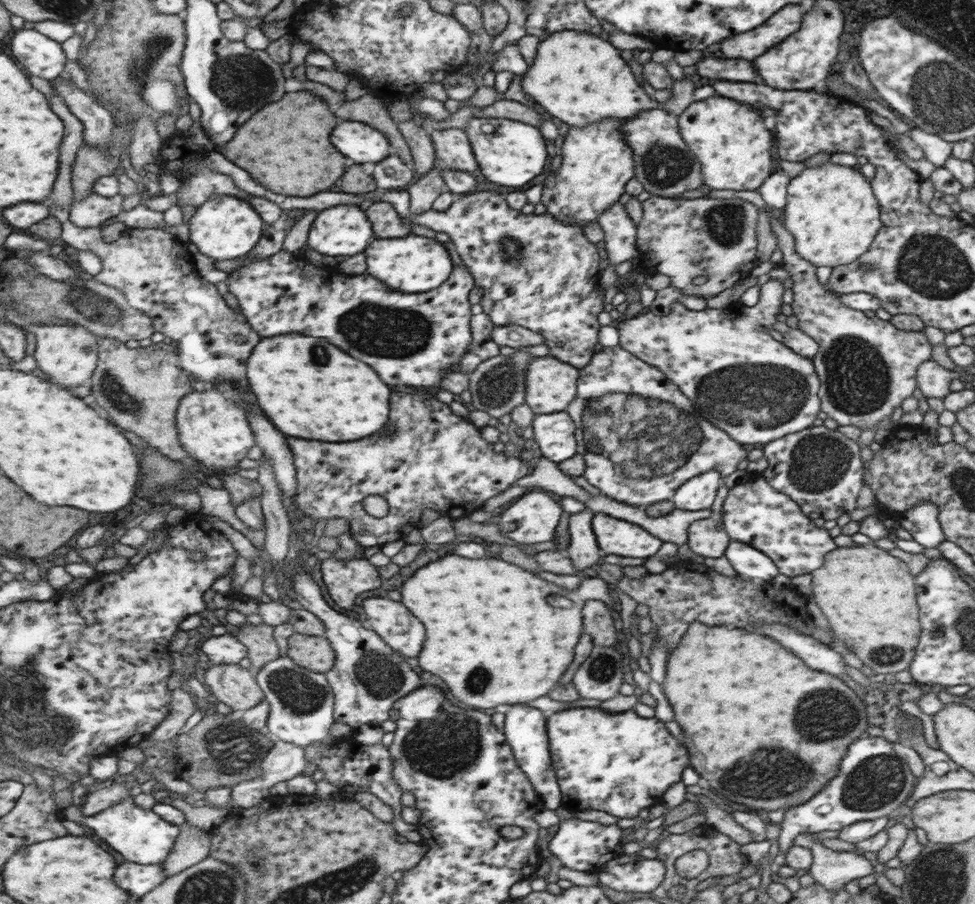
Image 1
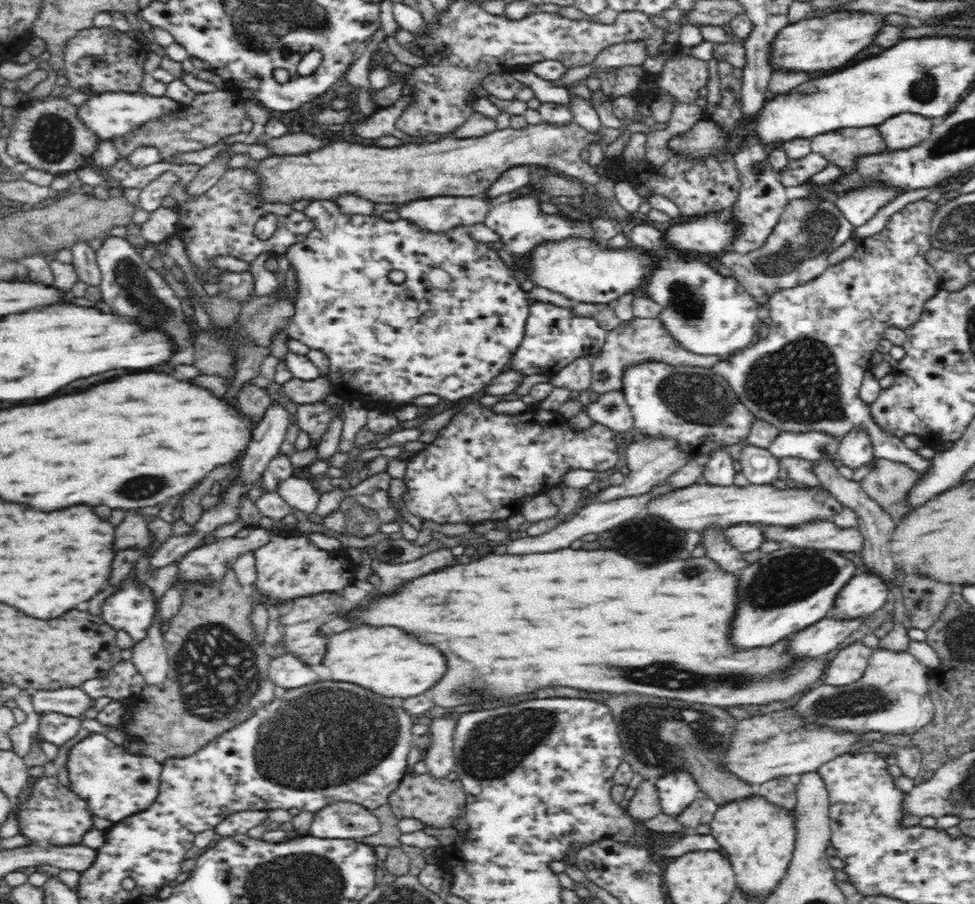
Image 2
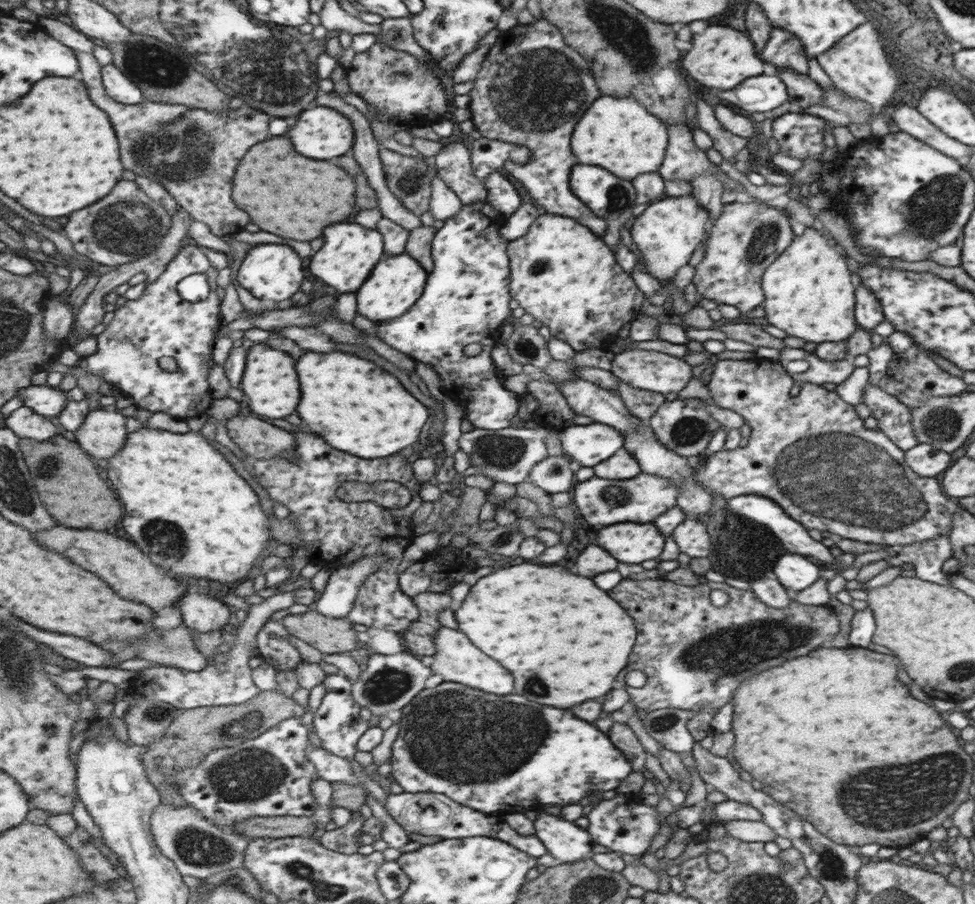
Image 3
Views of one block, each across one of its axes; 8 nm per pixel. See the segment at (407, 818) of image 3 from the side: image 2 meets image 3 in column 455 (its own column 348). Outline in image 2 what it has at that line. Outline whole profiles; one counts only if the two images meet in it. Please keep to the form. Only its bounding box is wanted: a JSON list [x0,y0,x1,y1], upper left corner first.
[310,802,380,840]

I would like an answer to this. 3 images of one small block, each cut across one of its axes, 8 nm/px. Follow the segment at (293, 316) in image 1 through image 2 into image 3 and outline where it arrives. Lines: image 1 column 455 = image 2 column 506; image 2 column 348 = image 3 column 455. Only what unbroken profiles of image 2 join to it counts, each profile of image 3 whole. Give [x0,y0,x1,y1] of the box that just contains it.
[375,200,517,430]

